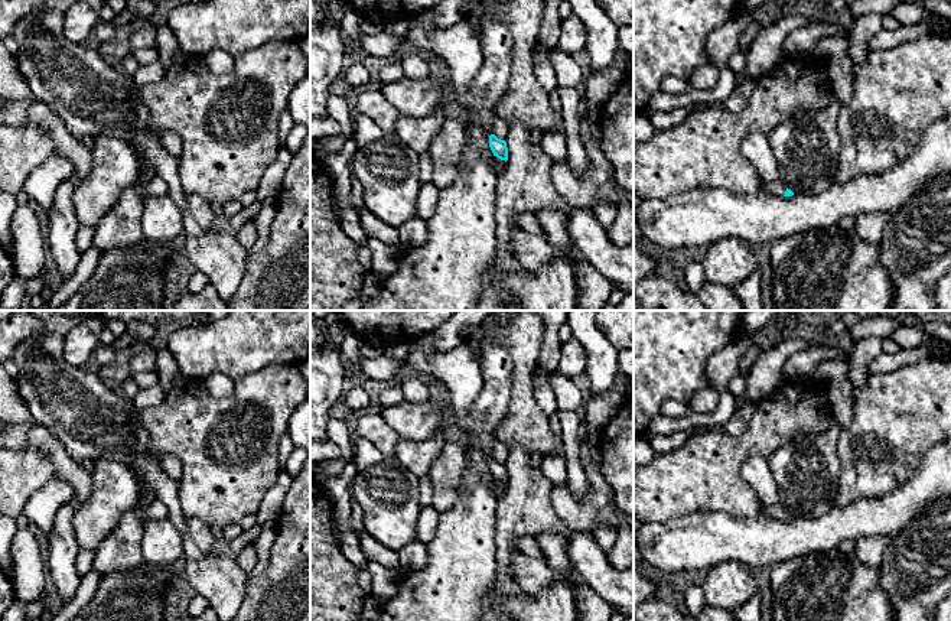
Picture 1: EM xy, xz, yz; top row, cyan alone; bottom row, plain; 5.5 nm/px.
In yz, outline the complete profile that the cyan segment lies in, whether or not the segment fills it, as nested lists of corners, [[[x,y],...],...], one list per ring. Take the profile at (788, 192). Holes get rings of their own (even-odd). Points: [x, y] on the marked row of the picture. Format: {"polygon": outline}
{"polygon": [[[762,179],[761,191],[772,194],[775,196],[792,196],[794,195],[794,192],[791,189],[785,188],[779,181],[766,182],[766,181]]]}

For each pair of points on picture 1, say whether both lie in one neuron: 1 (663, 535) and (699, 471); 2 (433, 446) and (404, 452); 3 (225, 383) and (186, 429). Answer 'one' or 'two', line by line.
1: two
2: one
3: two

